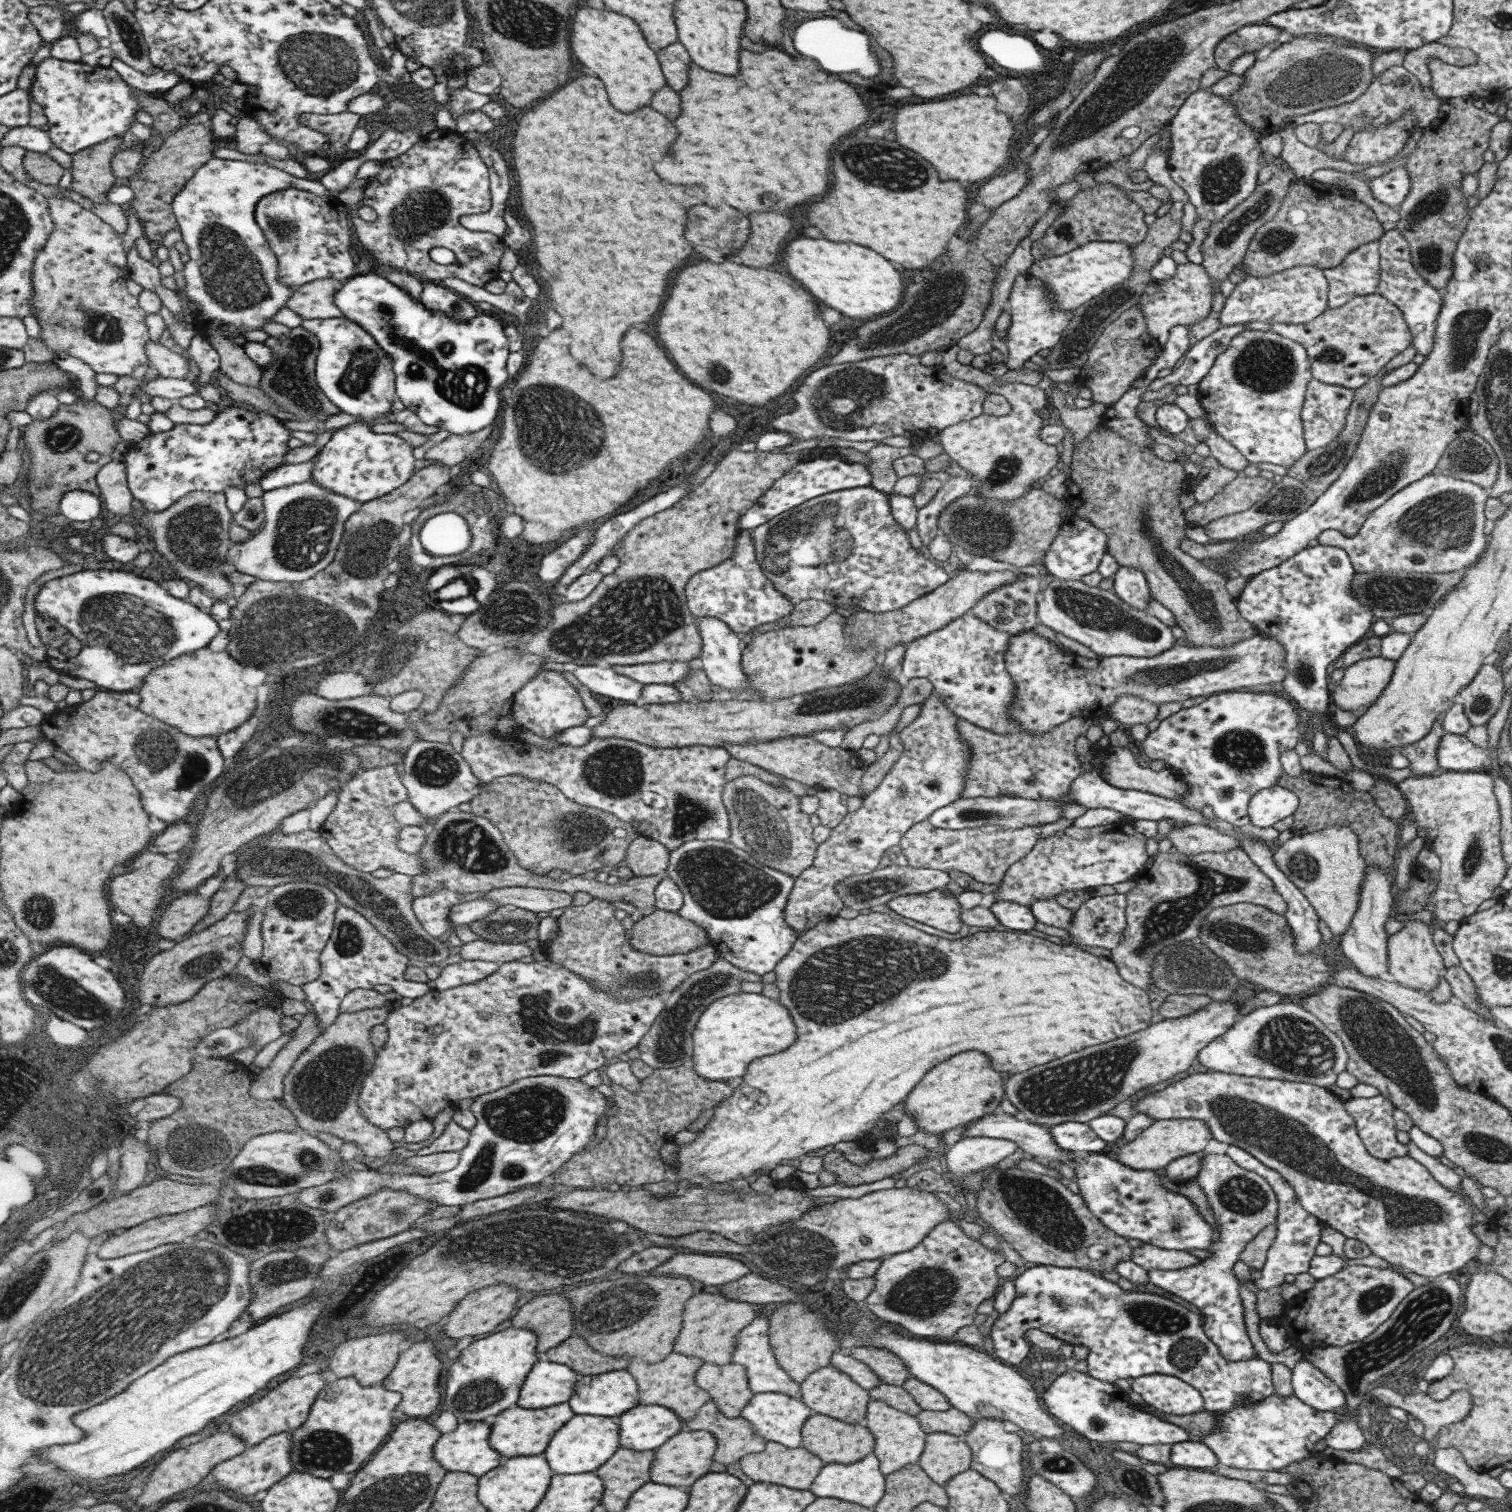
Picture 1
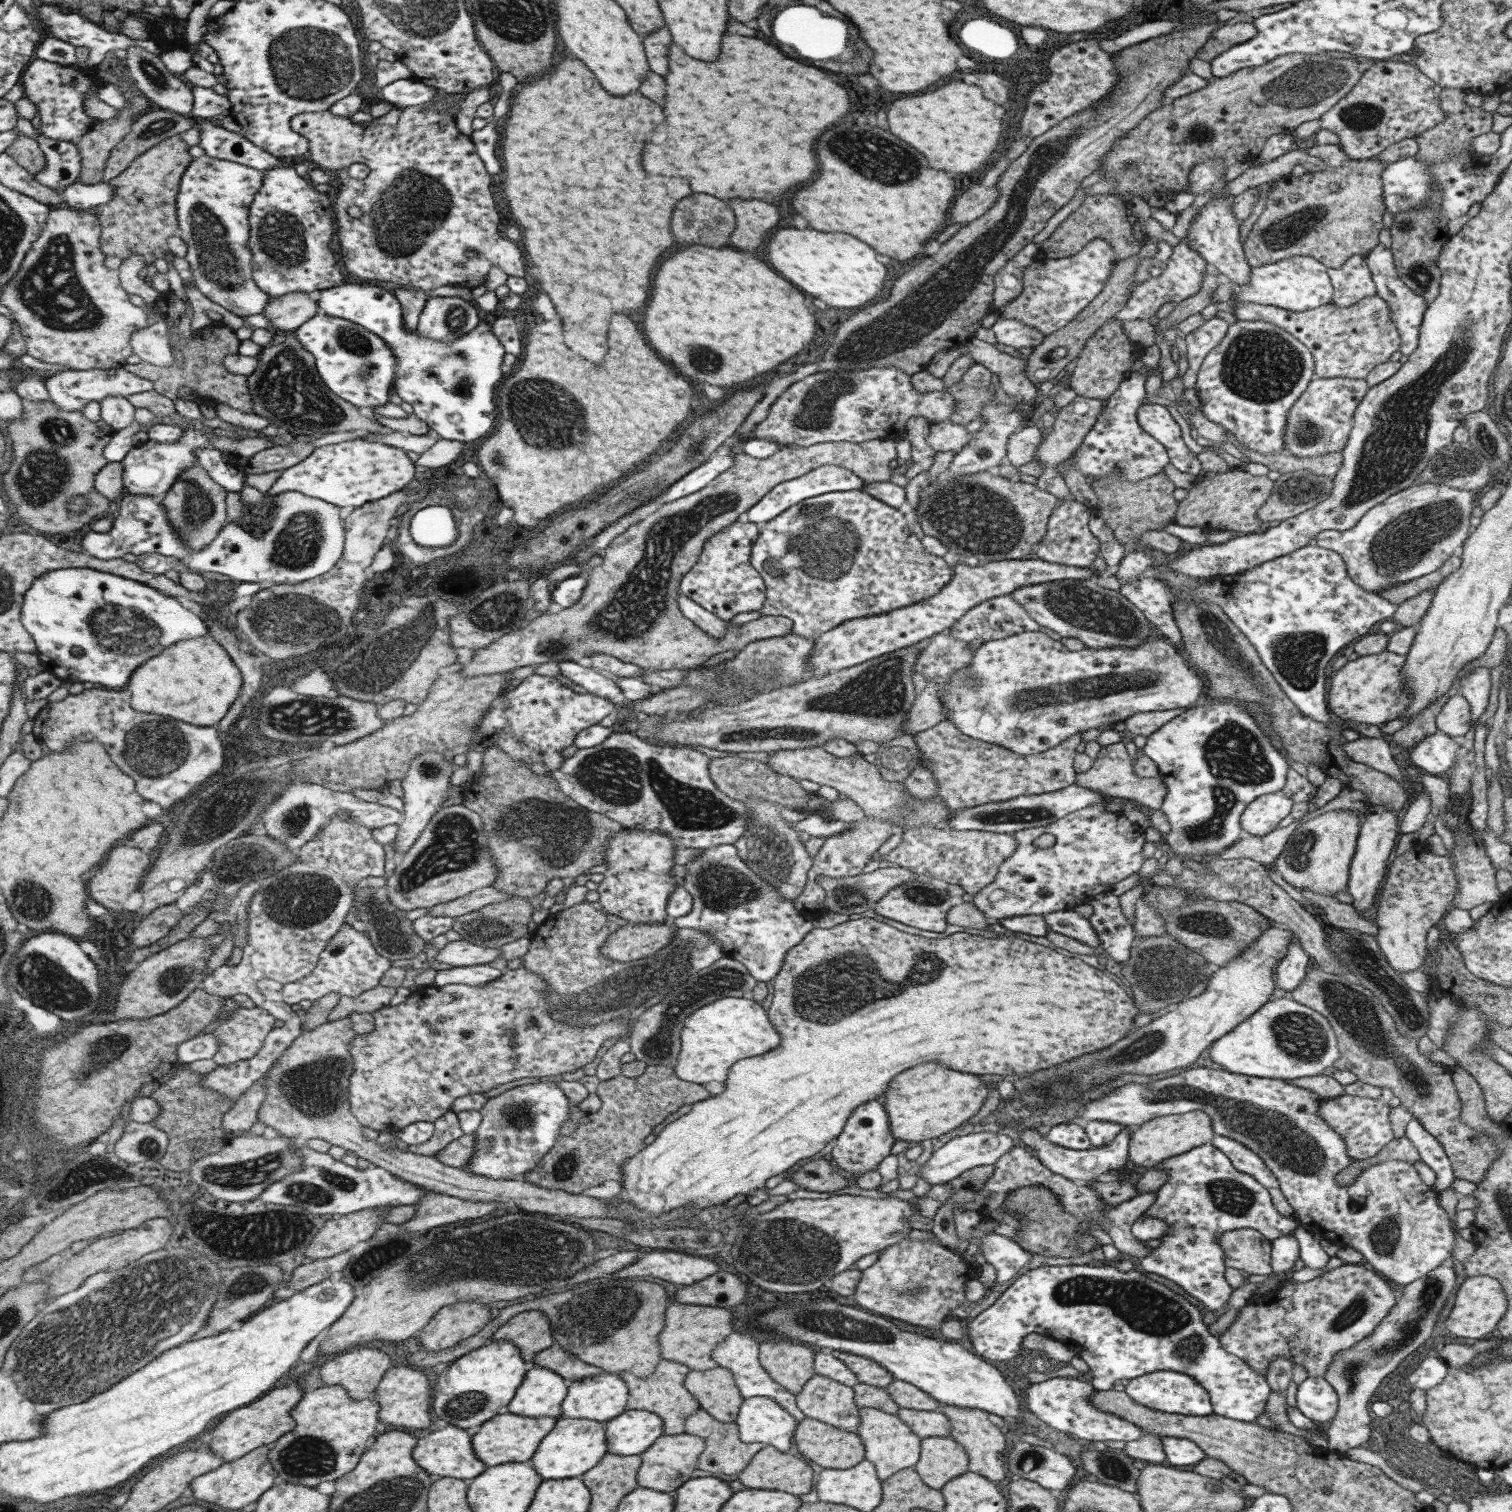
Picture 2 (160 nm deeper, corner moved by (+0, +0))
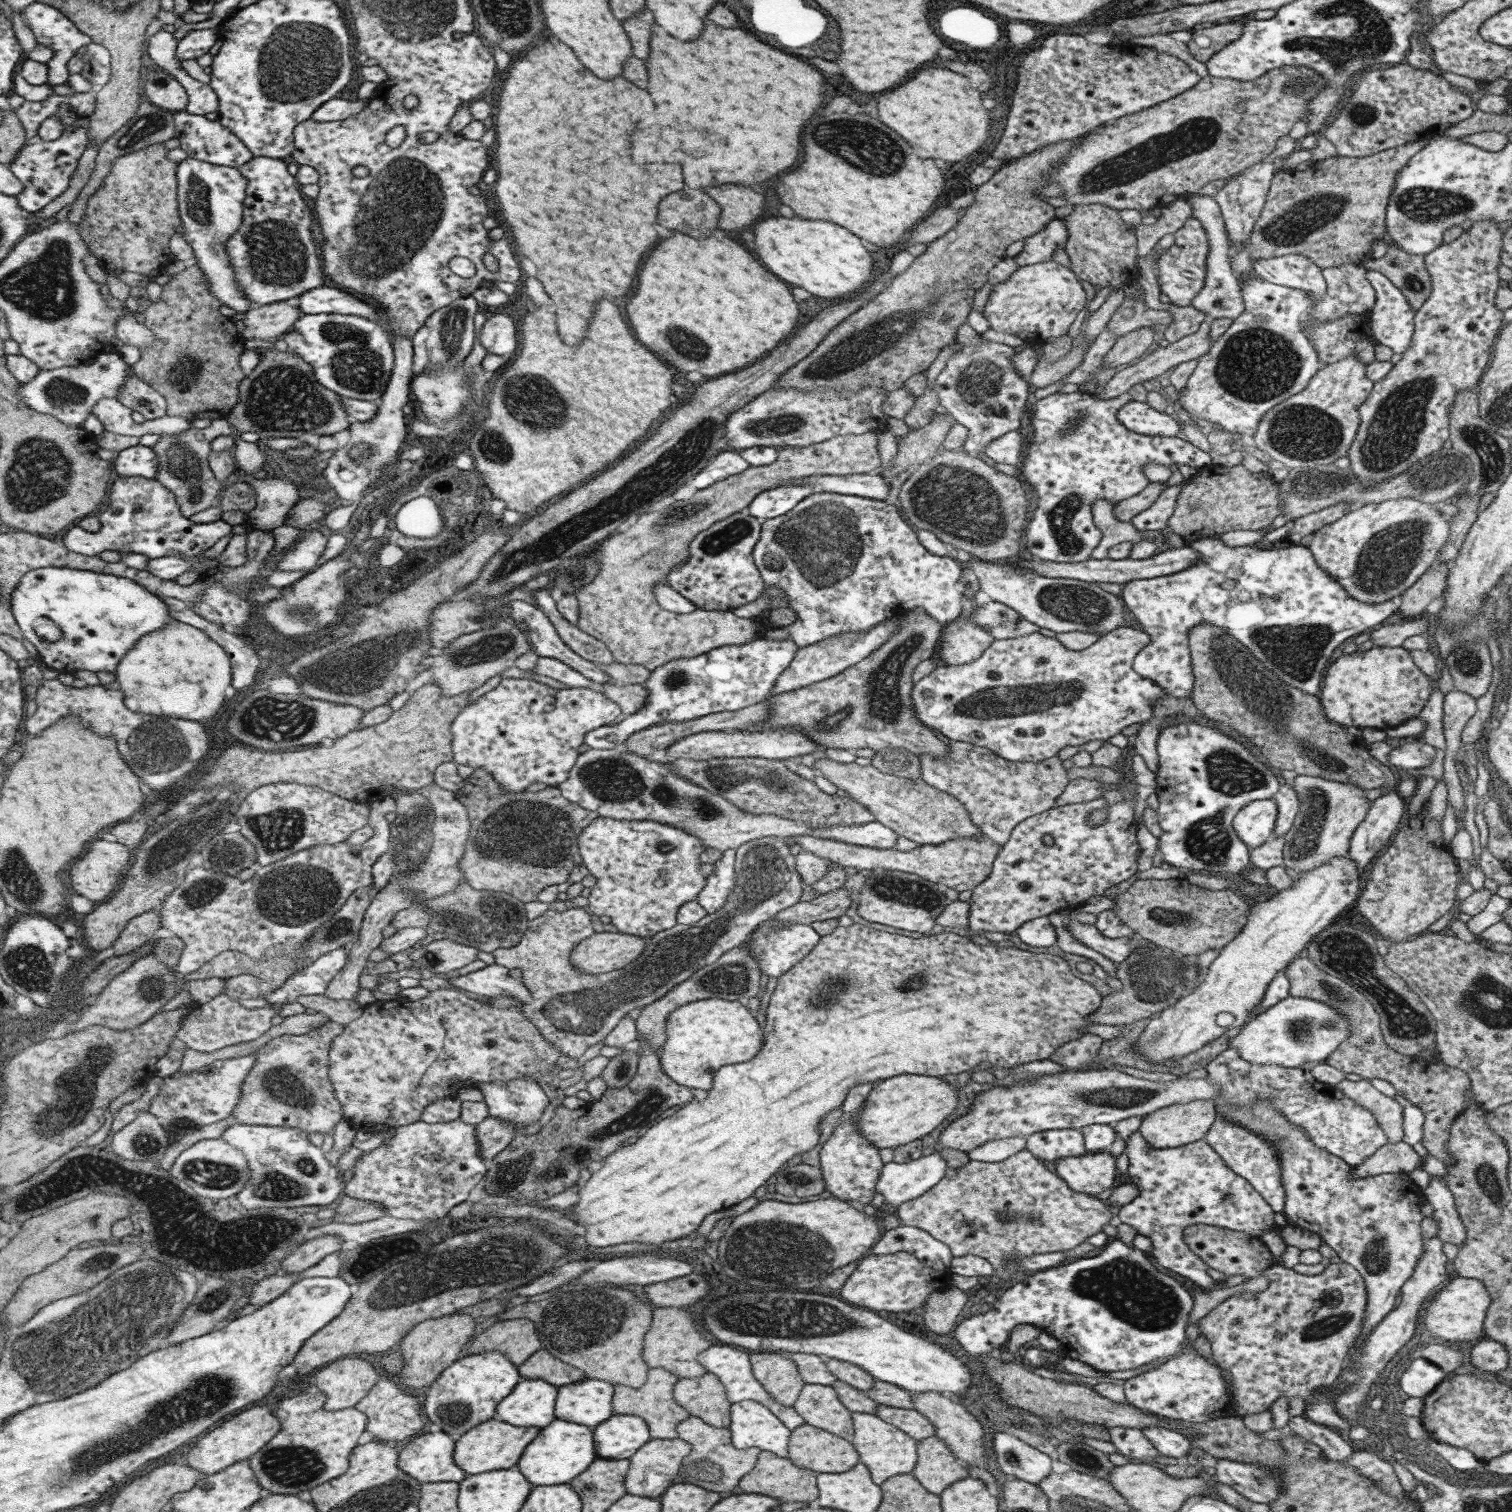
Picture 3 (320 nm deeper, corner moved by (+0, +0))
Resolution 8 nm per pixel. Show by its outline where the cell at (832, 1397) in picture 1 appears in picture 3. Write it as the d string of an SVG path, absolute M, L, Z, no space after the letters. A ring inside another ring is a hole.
M805 1383L792 1407L804 1424L852 1440L851 1412L843 1406L829 1385Z

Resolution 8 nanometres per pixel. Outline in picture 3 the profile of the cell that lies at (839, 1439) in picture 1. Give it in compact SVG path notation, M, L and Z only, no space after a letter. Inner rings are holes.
M808 1424L790 1430L786 1458L815 1474L840 1474L859 1460L851 1441Z

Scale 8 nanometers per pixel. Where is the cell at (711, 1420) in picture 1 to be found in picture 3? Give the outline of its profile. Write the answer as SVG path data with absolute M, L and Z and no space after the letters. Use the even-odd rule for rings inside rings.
M688 1416L678 1422L675 1427L676 1438L683 1439L690 1446L689 1455L683 1458L681 1475L686 1481L699 1484L707 1491L715 1493L729 1492L738 1486L739 1480L750 1472L755 1465L761 1450L754 1446L746 1449L736 1449L730 1443L728 1428L715 1428L705 1424L696 1416Z

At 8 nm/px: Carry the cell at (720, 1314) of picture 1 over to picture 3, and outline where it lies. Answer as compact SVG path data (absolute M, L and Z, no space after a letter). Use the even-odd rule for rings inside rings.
M656 1307L652 1309L652 1319L643 1342L643 1361L649 1368L662 1367L677 1378L697 1378L705 1370L697 1361L697 1356L713 1343L699 1332L698 1317L693 1317L681 1307Z

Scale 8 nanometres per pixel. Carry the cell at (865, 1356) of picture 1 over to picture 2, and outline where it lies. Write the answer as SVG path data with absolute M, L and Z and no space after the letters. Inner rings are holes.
M821 1349L823 1353L829 1353L833 1358L840 1360L857 1378L857 1382L875 1387L886 1387L894 1378L879 1364L847 1352L839 1350Z

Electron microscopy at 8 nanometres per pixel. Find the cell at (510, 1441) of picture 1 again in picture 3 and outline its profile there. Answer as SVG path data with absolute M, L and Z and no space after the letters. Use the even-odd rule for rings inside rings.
M499 1418L476 1426L457 1440L455 1460L459 1467L467 1471L467 1475L484 1474L493 1470L508 1470L517 1467L522 1456L538 1434L542 1432L539 1427L515 1426Z

